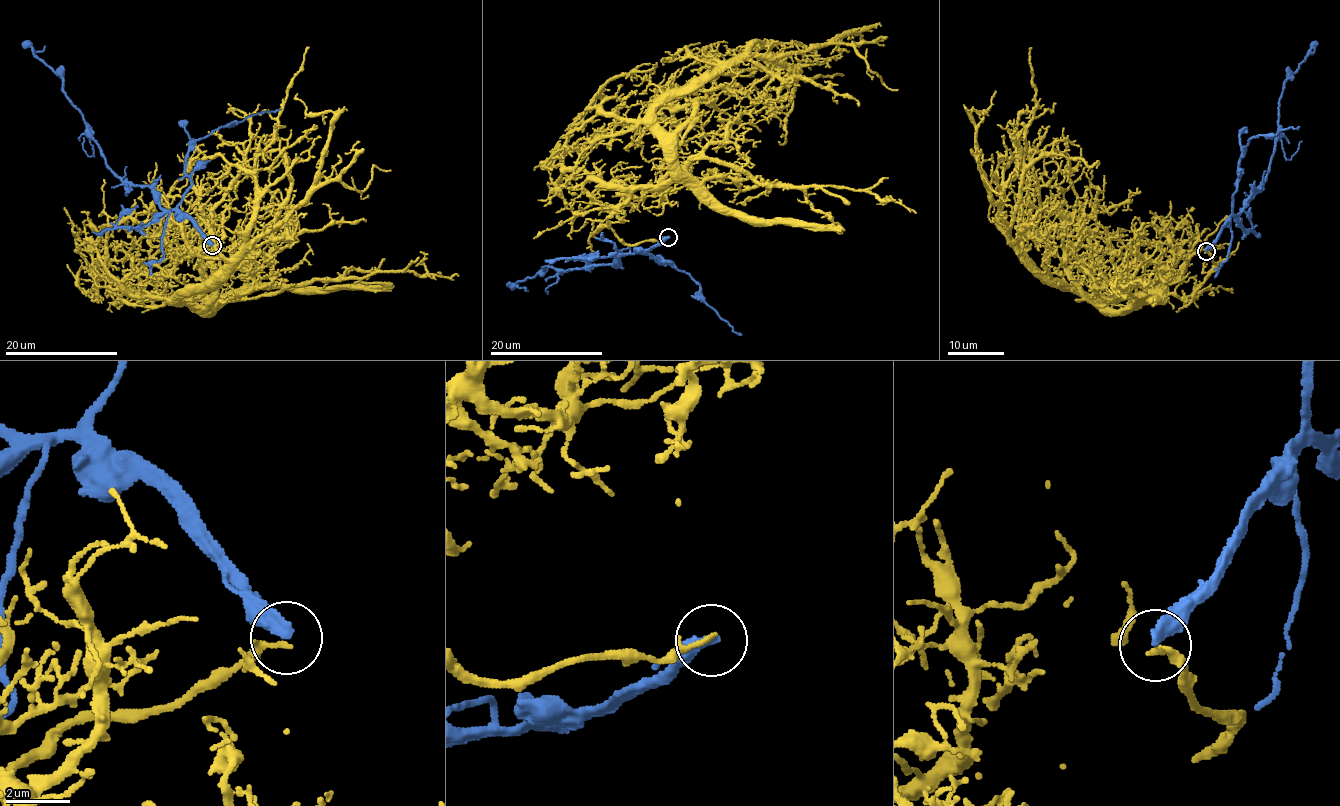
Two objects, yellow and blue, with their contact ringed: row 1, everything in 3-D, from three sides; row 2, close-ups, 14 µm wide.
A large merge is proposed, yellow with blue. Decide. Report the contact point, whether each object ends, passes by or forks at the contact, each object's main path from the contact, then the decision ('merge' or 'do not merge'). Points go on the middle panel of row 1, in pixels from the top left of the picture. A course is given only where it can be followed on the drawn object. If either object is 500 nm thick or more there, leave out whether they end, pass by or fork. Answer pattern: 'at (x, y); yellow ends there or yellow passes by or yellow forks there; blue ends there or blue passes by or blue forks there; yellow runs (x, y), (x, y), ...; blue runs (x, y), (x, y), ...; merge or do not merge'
at (668, 237); yellow ends there; blue ends there; yellow runs (667, 238), (629, 245), (607, 219), (671, 176), (655, 110), (728, 66), (867, 28), (830, 42); blue runs (667, 238), (647, 250), (625, 253), (609, 264), (570, 270), (544, 267), (533, 277), (507, 286); do not merge

